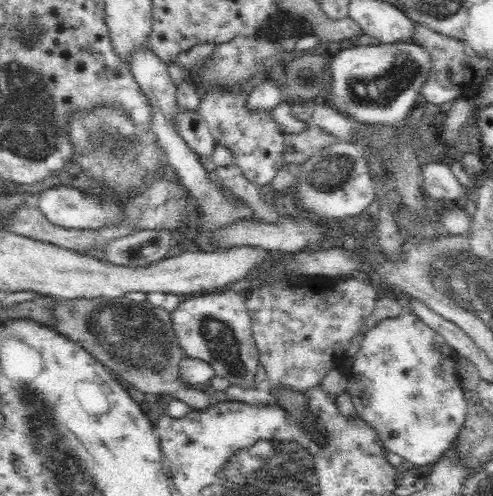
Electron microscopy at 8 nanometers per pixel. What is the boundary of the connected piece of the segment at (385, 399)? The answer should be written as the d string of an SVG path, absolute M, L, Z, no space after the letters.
M404 310L399 316L382 320L375 327L369 329L364 335L361 348L352 362L352 370L347 379L348 387L346 391L354 403L357 414L377 432L380 440L386 445L386 450L398 454L404 458L405 463L409 466L418 466L424 468L428 464L434 464L438 461L442 454L453 444L458 433L459 425L462 424L463 418L466 416L467 403L463 394L462 386L458 382L457 377L457 360L451 346L445 342L445 339L432 328L429 328L419 316L413 312Z

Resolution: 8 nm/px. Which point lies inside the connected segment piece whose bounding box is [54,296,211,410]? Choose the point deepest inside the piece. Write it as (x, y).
(139, 337)

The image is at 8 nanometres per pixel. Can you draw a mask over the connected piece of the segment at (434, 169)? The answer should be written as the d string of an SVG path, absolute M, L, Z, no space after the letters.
M426 160L421 165L420 178L422 190L432 199L454 200L459 203L466 198L468 189L458 182L450 165Z

